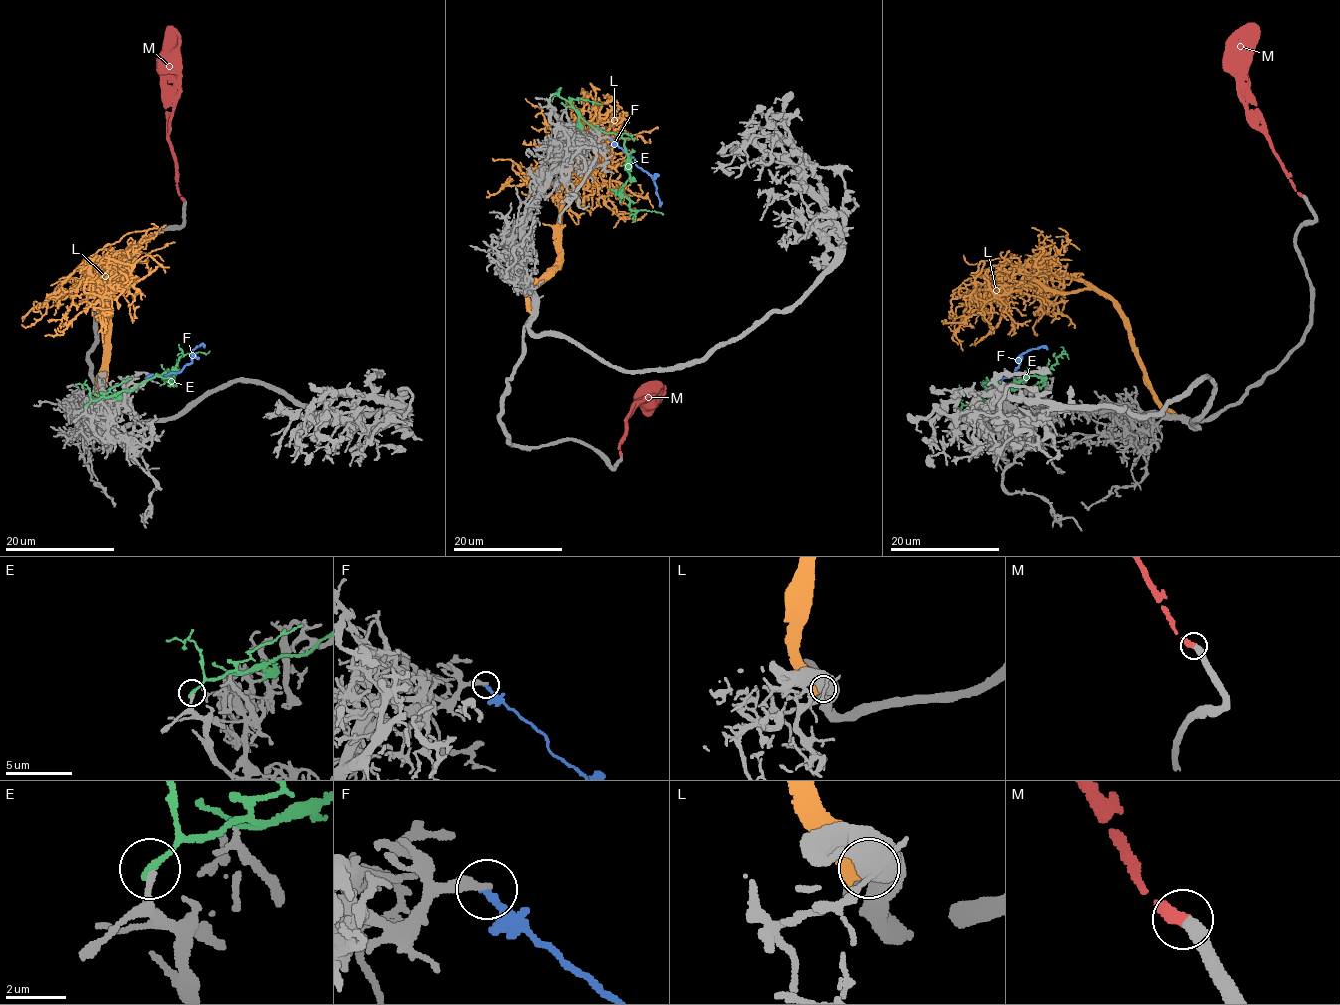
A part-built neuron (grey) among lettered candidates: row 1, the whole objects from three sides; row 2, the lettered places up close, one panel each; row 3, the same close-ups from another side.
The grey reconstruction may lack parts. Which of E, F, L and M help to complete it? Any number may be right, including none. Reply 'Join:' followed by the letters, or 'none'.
Join: M

